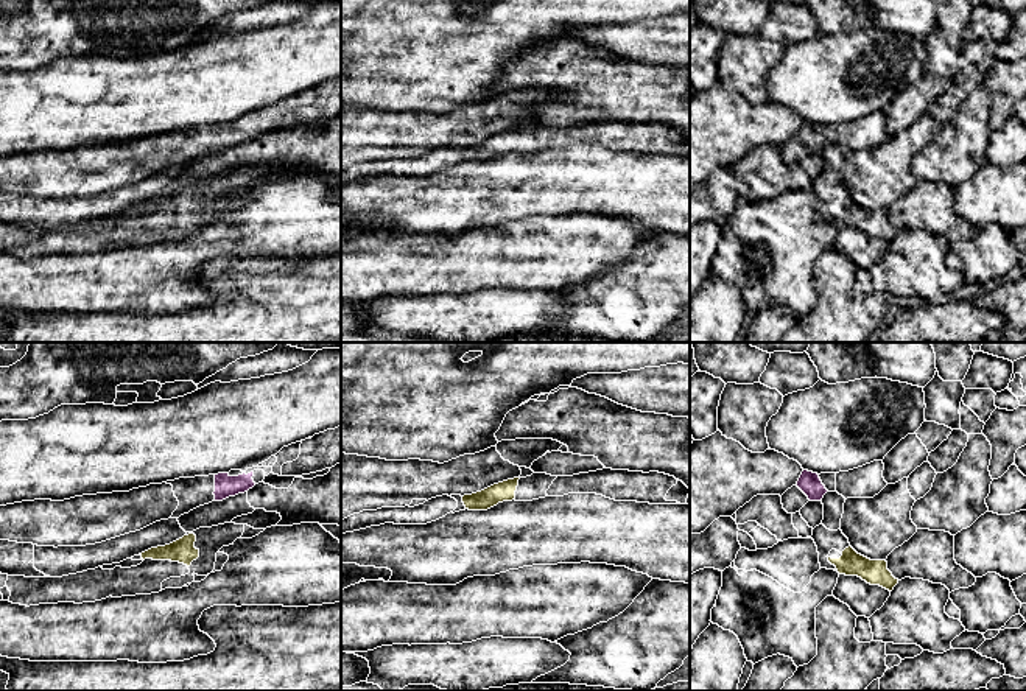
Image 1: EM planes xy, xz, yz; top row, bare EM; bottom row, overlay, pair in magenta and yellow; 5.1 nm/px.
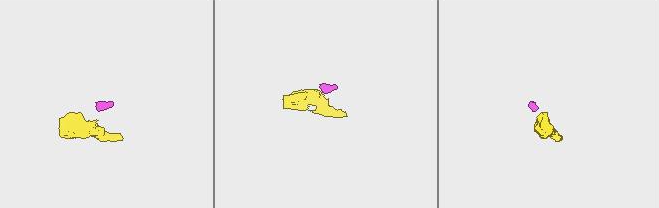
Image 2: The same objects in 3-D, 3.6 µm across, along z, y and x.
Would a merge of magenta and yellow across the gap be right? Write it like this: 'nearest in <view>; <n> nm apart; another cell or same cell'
nearest in xy; 200 nm apart; another cell

